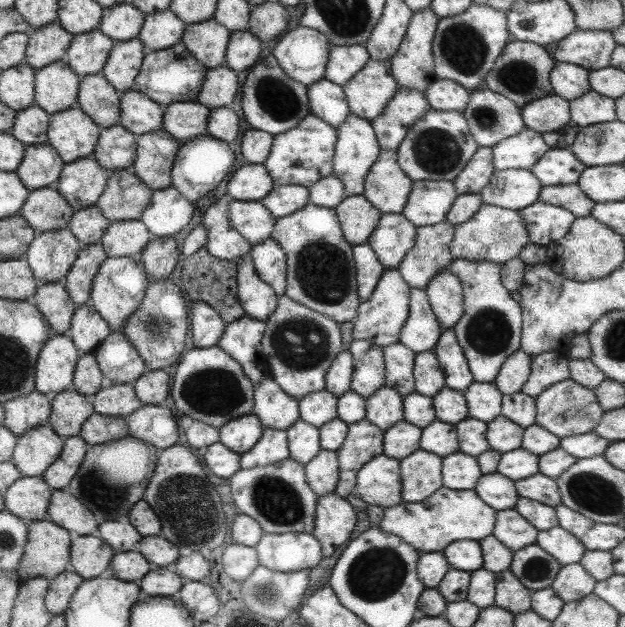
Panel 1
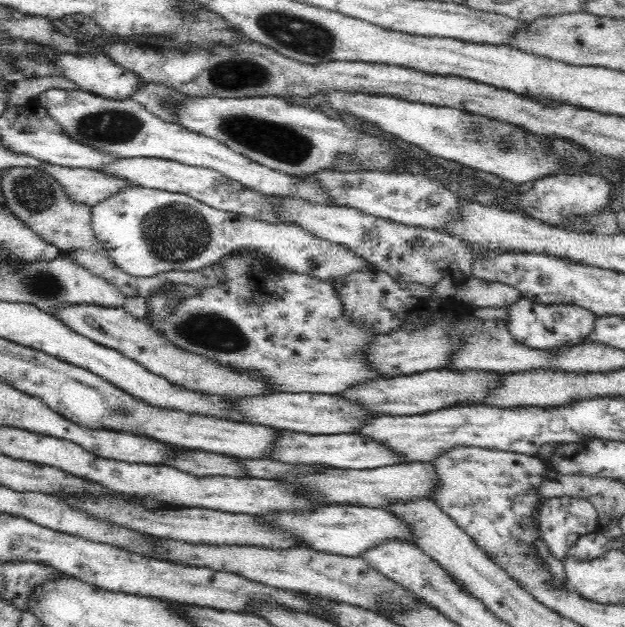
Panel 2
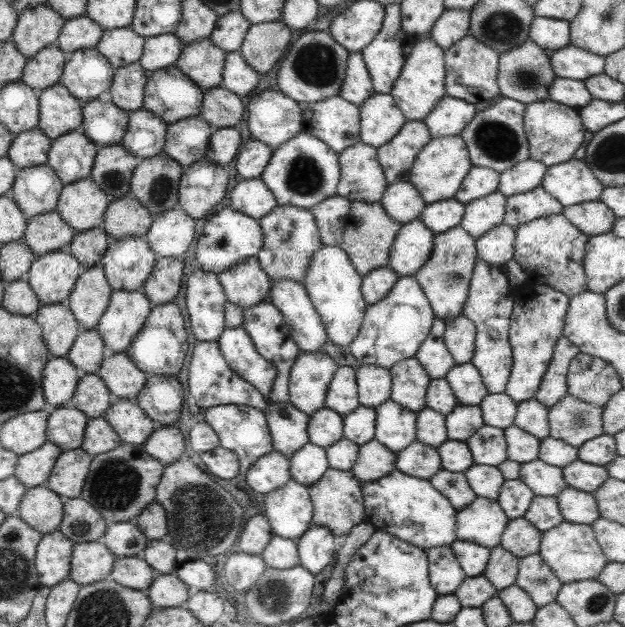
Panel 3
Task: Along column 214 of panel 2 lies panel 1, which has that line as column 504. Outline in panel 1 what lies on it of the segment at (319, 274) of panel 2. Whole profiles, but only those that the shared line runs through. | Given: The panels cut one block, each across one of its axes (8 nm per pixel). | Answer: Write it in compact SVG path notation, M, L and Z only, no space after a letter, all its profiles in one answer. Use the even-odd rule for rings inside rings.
M481 204L477 213L465 223L454 227L454 235L449 244L452 260L473 260L473 262L493 262L501 266L507 260L517 258L520 250L529 243L527 229L519 212L507 208Z

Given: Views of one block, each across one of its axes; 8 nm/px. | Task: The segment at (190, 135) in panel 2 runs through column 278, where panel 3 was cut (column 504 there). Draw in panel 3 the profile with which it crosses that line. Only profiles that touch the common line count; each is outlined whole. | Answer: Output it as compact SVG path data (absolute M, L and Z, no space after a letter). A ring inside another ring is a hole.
M523 160L499 175L496 192L507 198L541 185L546 166L537 160Z

